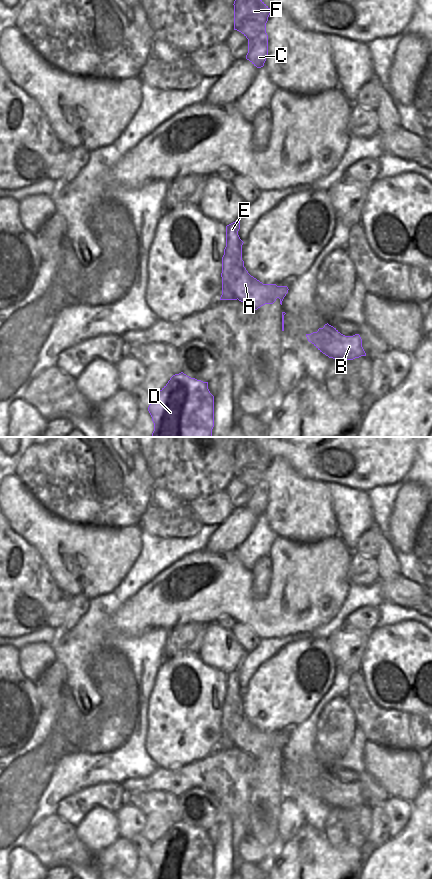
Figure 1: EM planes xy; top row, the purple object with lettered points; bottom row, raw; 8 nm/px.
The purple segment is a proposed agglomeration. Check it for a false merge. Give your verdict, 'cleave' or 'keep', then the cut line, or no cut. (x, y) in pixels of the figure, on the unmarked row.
cleave; cut in xy along (242, 708), (238, 712), (228, 713), (224, 721), (237, 746)

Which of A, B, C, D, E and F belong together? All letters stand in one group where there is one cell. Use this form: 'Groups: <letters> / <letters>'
Groups: A B / C D E F.

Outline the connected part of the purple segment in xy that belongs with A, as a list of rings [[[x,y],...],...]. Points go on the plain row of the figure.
[[[243,708],[239,713],[227,714],[224,723],[236,746],[253,758],[257,758],[265,752],[273,752],[277,746],[280,747],[282,753],[289,738],[287,734],[263,732],[248,721]]]

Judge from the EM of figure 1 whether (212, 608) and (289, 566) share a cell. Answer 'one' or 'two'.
one

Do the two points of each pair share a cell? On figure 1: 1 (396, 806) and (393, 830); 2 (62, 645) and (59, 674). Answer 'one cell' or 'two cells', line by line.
1: one cell
2: two cells

